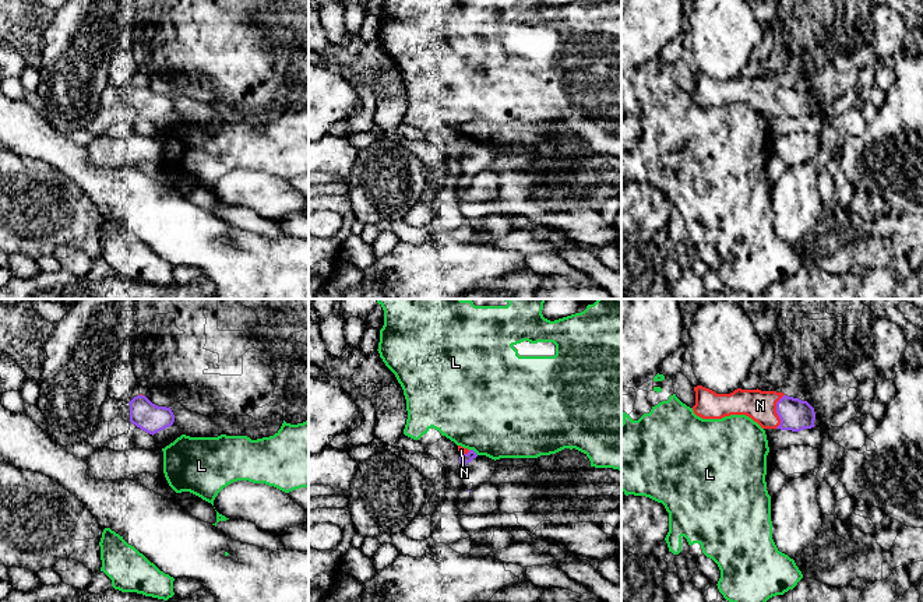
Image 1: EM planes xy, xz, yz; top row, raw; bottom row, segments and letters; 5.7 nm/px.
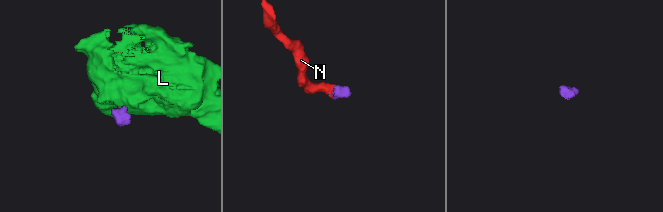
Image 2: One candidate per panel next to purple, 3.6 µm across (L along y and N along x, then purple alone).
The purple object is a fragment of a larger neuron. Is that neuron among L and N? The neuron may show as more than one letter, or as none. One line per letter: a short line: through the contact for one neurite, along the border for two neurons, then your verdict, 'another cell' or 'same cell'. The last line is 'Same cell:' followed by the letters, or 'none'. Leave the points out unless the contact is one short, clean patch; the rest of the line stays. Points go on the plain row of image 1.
L: xz (469, 136), (478, 141) | another cell
N: same cell
Same cell: N

